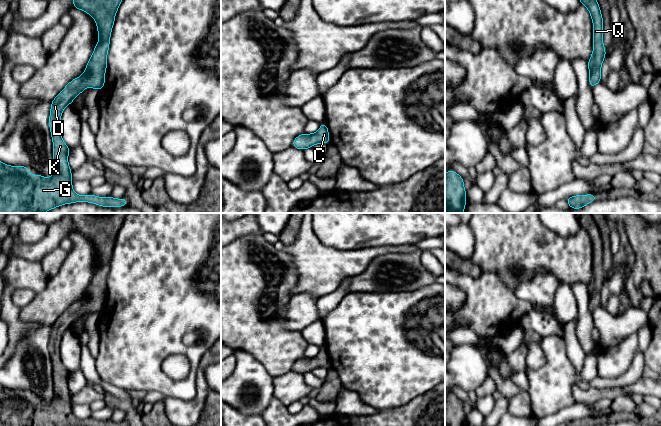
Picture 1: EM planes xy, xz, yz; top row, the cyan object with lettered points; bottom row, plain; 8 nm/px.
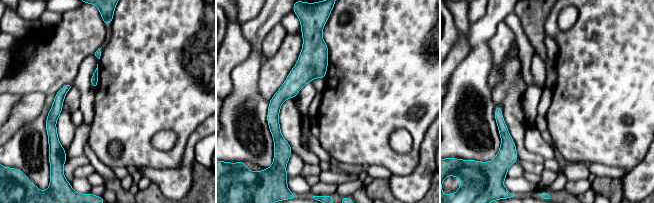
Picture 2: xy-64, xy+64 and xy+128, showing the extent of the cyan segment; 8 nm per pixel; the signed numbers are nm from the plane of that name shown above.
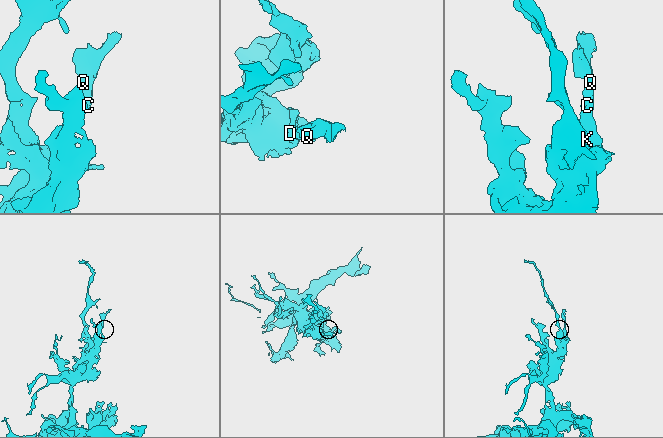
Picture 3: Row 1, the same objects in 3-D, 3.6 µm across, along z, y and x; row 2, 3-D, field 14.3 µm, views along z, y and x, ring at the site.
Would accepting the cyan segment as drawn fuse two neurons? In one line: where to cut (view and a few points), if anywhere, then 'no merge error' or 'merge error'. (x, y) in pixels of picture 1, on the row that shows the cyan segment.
no cut; no merge error

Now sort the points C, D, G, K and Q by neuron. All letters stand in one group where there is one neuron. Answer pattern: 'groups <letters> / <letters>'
groups C D G K Q

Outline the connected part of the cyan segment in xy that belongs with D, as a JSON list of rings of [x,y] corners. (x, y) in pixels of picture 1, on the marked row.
[[[73,0],[74,8],[84,11],[94,18],[97,24],[99,42],[96,44],[94,52],[86,65],[85,72],[69,82],[51,102],[49,128],[53,140],[53,175],[49,178],[45,178],[41,174],[29,174],[28,166],[9,166],[0,161],[0,213],[44,213],[58,206],[76,202],[88,202],[98,206],[112,208],[127,206],[125,197],[115,199],[112,196],[97,197],[93,194],[82,196],[74,192],[72,187],[72,173],[68,164],[70,148],[63,141],[59,127],[64,108],[71,104],[75,97],[81,94],[85,88],[103,89],[110,35],[115,21],[115,15],[121,2],[122,0]]]

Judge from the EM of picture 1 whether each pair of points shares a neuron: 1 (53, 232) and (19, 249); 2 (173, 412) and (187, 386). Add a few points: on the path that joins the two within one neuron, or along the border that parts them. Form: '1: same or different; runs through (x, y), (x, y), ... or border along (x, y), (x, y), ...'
1: same; runs through (46, 241), (38, 249), (28, 249)
2: different; border along (196, 380), (196, 394), (191, 399), (166, 397)

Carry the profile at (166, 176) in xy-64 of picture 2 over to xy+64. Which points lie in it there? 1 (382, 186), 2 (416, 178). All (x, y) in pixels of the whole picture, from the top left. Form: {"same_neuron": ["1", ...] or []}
{"same_neuron": ["2"]}

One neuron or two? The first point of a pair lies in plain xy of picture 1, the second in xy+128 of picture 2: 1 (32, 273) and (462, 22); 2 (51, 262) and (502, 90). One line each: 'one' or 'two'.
1: one
2: one

